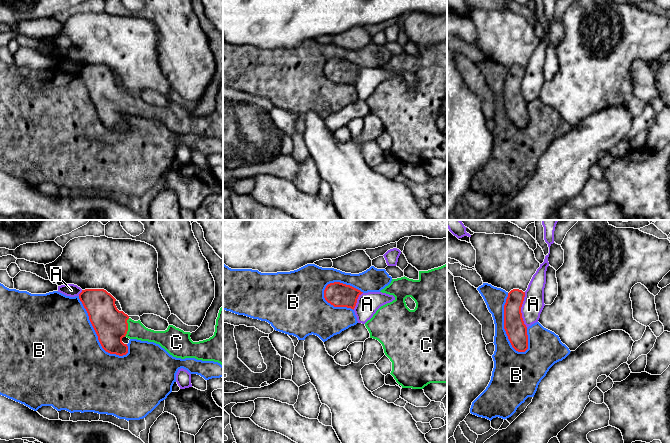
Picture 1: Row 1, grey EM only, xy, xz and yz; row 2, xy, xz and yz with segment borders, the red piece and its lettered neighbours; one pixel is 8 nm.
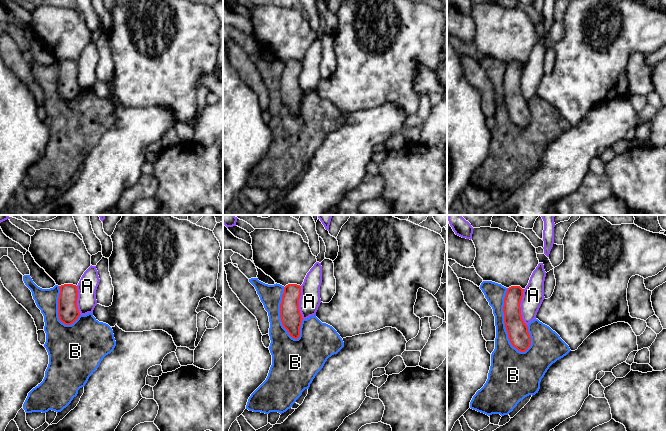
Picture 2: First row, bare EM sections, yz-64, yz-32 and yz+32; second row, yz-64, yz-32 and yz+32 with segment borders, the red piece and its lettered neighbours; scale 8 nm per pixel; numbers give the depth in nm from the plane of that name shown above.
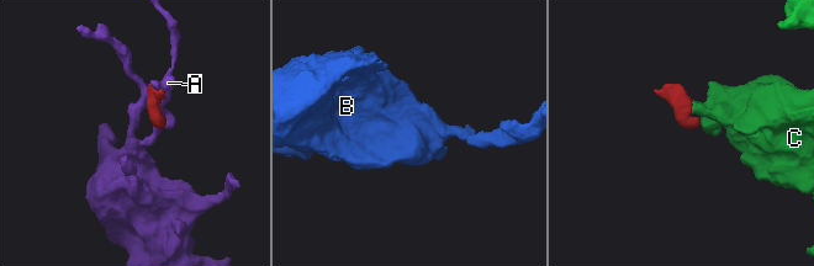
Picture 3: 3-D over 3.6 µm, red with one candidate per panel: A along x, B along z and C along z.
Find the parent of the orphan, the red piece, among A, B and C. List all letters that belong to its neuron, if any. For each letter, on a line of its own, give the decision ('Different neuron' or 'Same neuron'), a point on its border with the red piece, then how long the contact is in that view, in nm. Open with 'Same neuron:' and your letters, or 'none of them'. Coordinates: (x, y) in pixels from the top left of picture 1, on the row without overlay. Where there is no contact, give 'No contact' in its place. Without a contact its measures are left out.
Same neuron: C
A: Different neuron. Touches red at yz (520, 86). Shared border 280 nm
B: Different neuron. Touches red at yz (504, 102). Shared border 500 nm
C: Same neuron. Touches red at xy (127, 103). Shared border 160 nm

